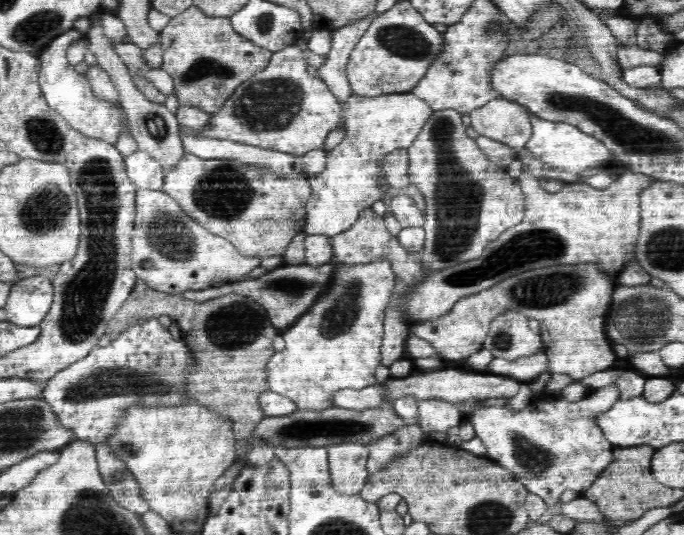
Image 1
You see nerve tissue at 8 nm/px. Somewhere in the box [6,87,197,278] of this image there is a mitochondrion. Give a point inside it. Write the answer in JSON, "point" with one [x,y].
{"point":[44,211]}

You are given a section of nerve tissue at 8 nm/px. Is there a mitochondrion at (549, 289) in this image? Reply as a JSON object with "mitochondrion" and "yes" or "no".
{"mitochondrion":"yes"}

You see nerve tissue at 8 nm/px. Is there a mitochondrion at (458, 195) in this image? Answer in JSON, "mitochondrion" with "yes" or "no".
{"mitochondrion":"yes"}

